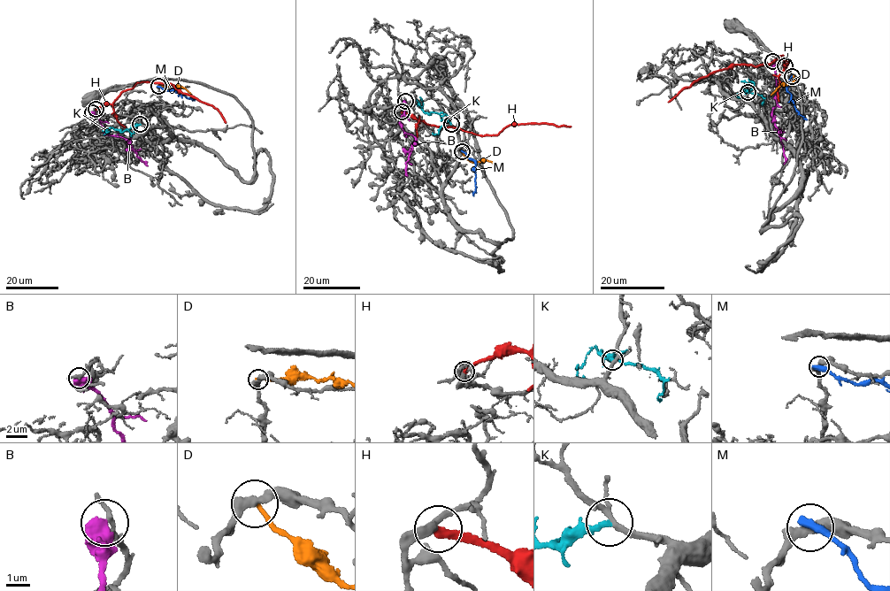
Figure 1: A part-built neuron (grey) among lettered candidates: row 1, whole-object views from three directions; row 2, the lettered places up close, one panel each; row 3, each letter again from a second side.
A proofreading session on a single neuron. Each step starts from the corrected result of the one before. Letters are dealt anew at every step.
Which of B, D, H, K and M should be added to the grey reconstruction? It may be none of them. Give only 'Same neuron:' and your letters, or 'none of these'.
Same neuron: K

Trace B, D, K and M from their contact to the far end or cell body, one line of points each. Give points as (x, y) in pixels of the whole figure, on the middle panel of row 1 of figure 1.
B: (405, 101), (404, 112), (399, 122), (415, 139), (405, 163), (407, 176)
D: (461, 152), (472, 162), (487, 160), (496, 164)
K: (451, 124), (434, 112), (428, 114), (423, 111), (418, 104), (422, 105), (419, 97)
M: (462, 151), (476, 164), (474, 195)

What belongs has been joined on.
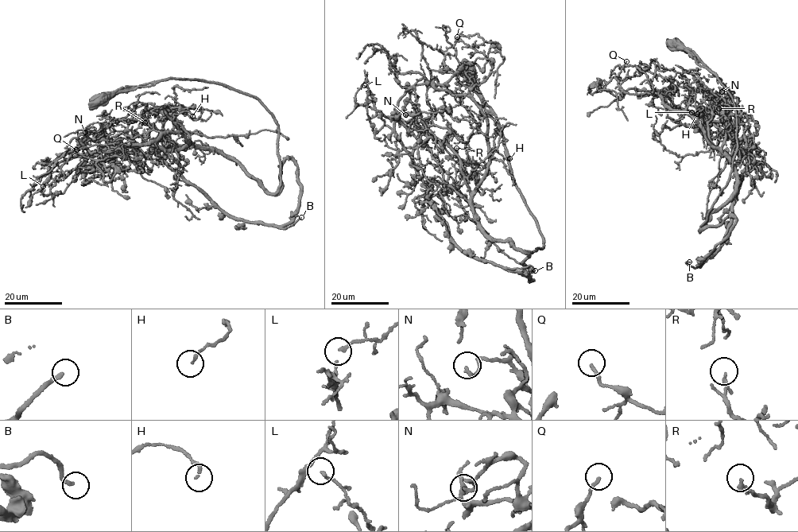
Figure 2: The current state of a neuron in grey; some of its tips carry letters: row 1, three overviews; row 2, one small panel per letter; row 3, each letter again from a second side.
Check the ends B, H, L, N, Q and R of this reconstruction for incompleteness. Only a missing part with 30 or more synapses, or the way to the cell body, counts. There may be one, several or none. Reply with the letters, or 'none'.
B

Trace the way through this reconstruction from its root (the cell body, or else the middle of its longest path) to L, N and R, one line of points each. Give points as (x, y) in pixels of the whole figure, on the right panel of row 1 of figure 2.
L: (673, 43), (716, 73), (735, 112), (732, 171), (699, 230), (737, 188), (708, 130), (724, 117), (691, 112)
N: (673, 43), (716, 73), (735, 112), (732, 171), (699, 230), (737, 188), (708, 130), (722, 91)
R: (673, 43), (716, 73), (735, 112), (732, 171), (699, 230), (737, 188), (722, 152), (728, 114), (718, 108)

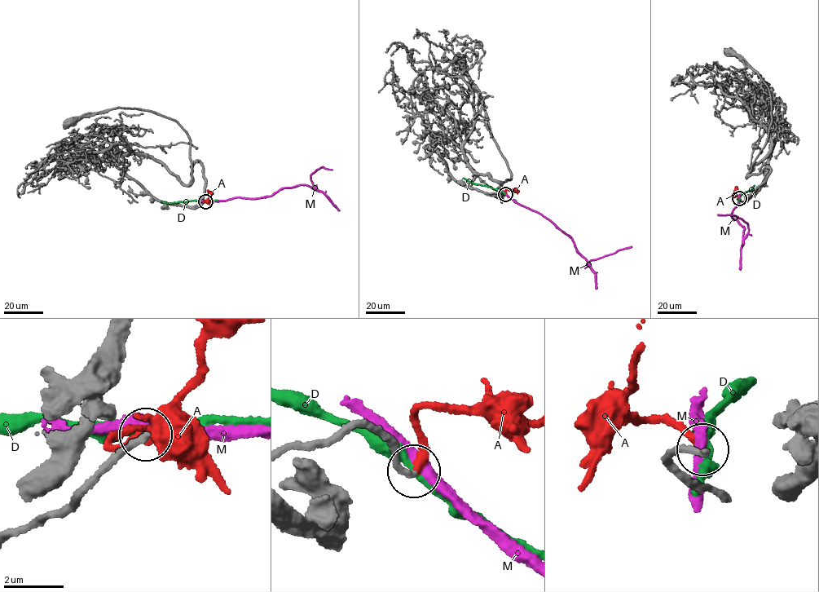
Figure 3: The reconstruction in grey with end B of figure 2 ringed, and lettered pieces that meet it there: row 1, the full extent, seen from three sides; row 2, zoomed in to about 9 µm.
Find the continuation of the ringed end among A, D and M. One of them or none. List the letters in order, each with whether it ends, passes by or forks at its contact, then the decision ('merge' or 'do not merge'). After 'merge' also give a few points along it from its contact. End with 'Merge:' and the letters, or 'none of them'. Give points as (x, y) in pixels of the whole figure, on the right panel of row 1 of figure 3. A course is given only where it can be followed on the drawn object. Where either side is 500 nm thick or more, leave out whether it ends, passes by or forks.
A: it ends | merge | via (739, 197), (734, 194), (735, 187)
D: it passes by | do not merge
M: it passes by | do not merge
Merge: A

